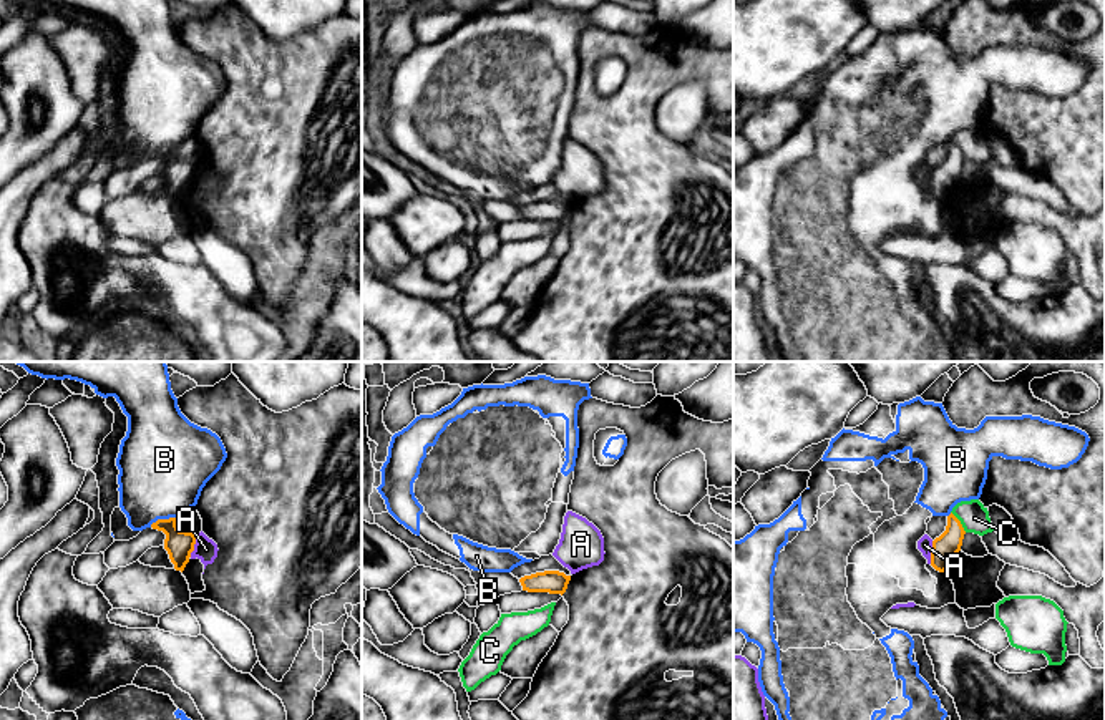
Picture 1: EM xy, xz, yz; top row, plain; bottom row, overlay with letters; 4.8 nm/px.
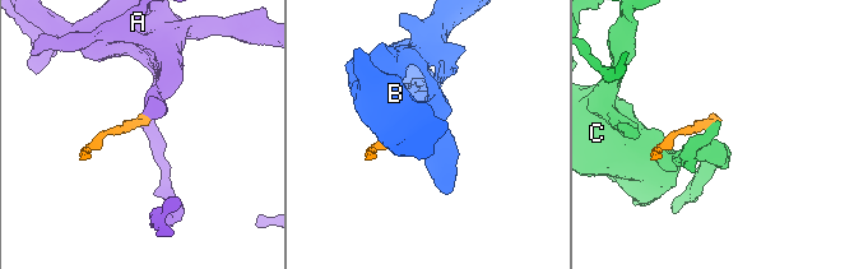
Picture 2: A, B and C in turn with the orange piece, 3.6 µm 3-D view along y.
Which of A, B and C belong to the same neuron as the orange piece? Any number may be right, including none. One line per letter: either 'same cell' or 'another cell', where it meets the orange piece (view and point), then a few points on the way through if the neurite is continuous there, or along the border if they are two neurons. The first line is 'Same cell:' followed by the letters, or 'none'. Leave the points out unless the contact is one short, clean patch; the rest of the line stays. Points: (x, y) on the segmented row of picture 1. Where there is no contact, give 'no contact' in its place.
Same cell: none
A: another cell | yz (931, 553) | along yz (933, 541), (929, 563)
B: another cell | xy (163, 520) | along xy (176, 516), (156, 520), (150, 526)
C: another cell | yz (959, 521)

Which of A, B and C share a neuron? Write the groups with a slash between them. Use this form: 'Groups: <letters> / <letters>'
Groups: A / B / C

